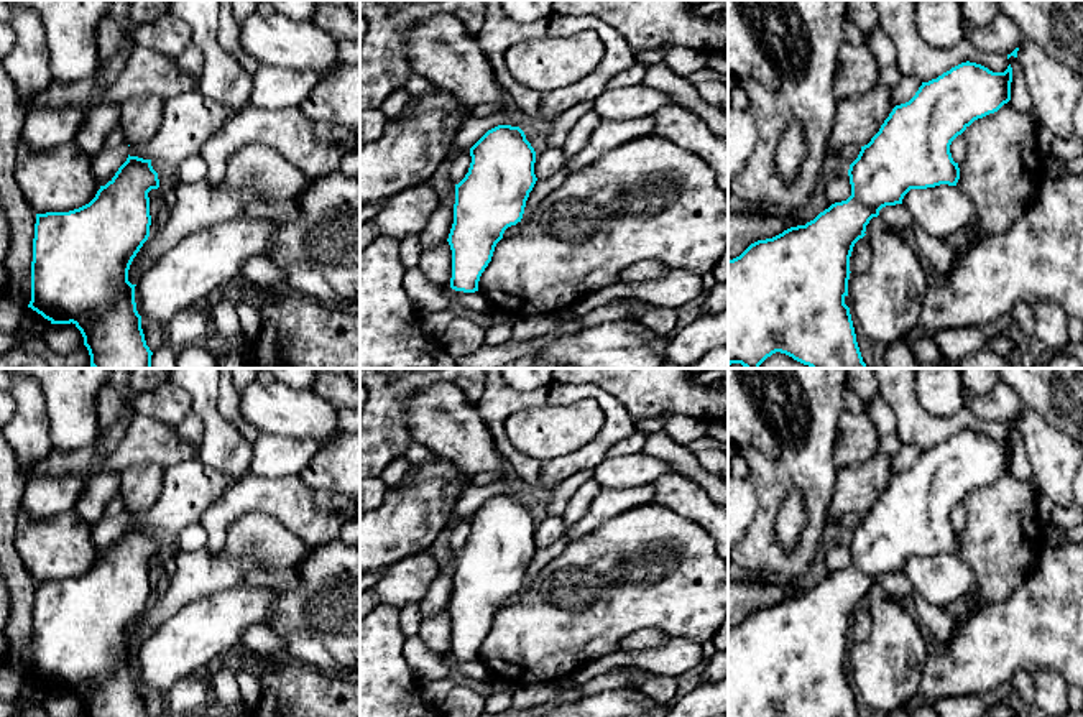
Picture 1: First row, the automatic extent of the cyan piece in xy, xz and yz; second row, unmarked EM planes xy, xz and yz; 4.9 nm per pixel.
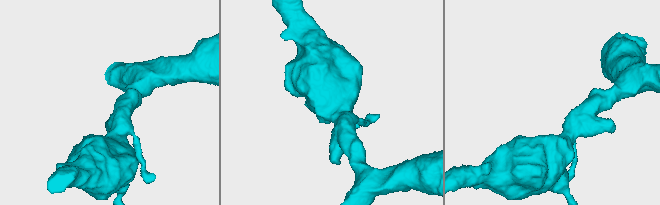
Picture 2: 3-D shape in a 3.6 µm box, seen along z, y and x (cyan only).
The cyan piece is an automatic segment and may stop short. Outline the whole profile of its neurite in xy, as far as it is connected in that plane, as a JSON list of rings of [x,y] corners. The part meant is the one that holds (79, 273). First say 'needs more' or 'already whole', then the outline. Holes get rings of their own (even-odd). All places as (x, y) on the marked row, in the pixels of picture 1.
already whole; [[[130,156],[115,176],[100,186],[95,197],[69,212],[36,214],[33,261],[31,261],[31,301],[28,308],[41,314],[51,324],[74,324],[90,355],[92,368],[151,368],[153,352],[146,345],[141,329],[141,316],[136,311],[135,286],[128,281],[128,270],[150,237],[150,197],[151,189],[159,187],[158,173],[151,160]]]

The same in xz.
already whole; [[[498,125],[472,148],[465,178],[455,184],[450,288],[478,291],[478,281],[491,261],[508,227],[521,222],[526,201],[537,178],[536,151],[519,127]]]

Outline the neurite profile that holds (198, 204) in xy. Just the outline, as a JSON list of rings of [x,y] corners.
[[[207,181],[177,183],[176,204],[168,220],[143,243],[128,270],[128,281],[136,284],[141,275],[182,237],[209,225],[245,215],[258,196],[247,189],[230,187],[225,181],[210,186]]]

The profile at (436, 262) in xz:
[[[449,242],[422,248],[417,268],[439,288],[450,288],[452,250]]]

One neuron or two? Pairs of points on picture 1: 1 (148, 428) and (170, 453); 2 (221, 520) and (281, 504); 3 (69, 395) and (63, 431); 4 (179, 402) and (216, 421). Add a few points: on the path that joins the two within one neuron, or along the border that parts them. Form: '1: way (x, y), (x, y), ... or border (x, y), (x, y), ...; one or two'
1: way (152, 434), (163, 446); one
2: way (235, 505), (239, 502), (267, 502); one
3: way (69, 403), (69, 423); one
4: border (176, 385), (186, 392), (193, 410); two

